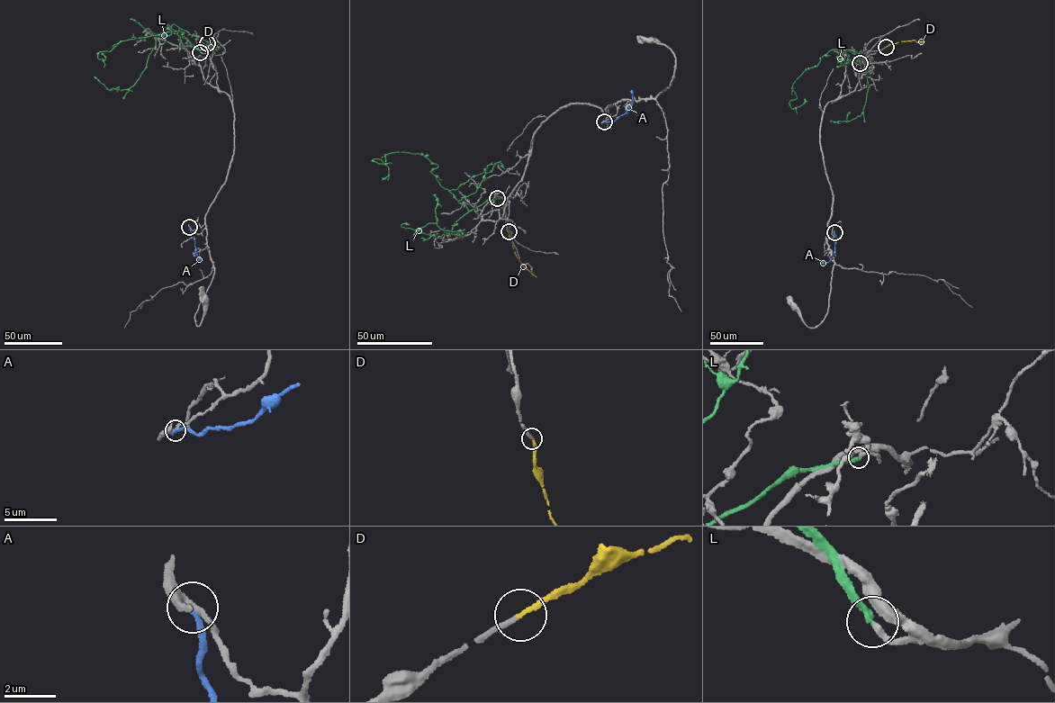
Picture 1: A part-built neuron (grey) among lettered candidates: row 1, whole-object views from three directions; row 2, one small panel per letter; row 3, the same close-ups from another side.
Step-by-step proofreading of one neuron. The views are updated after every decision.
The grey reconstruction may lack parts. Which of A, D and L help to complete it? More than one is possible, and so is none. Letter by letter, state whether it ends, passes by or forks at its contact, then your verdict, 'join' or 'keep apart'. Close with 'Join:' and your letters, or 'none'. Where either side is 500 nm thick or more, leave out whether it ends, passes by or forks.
A: it ends there; keep apart
D: it ends there; join
L: it ends there; keep apart
Join: D

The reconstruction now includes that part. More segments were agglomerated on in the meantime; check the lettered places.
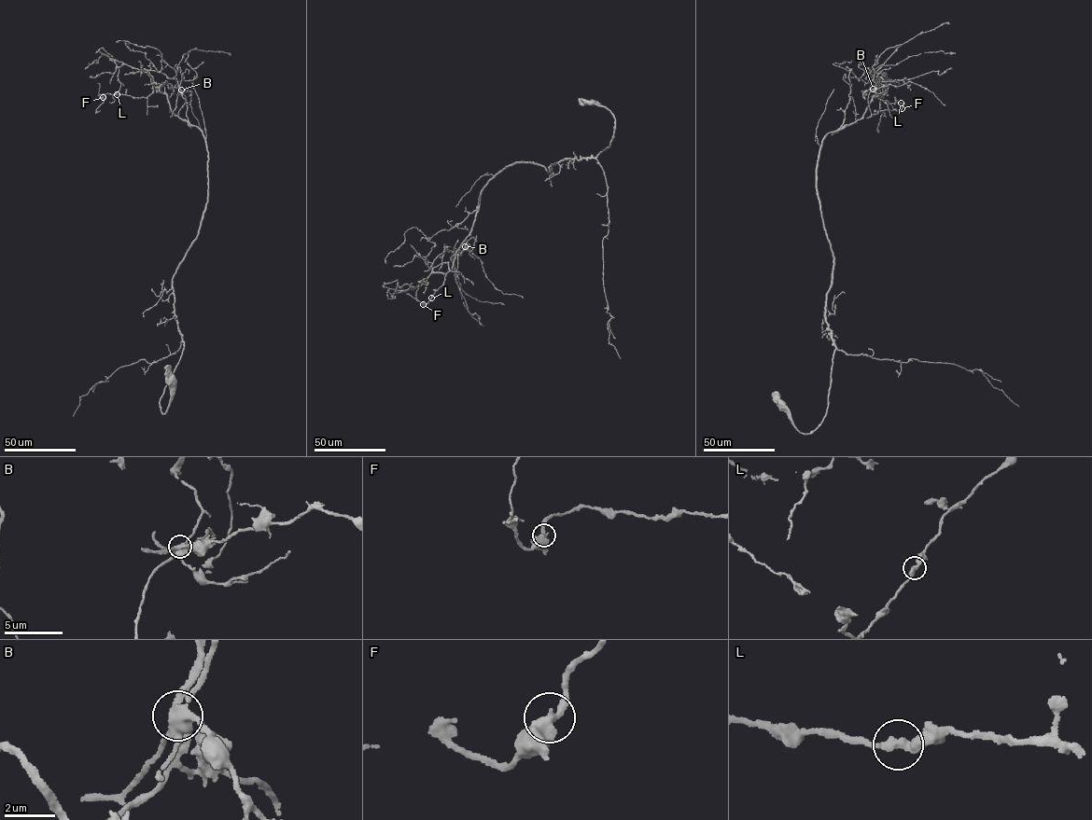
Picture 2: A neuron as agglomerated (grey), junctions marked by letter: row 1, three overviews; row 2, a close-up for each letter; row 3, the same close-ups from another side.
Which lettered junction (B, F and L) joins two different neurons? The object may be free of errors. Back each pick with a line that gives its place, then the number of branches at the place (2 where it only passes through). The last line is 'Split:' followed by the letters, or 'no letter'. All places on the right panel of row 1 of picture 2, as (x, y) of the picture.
B: at (873, 89); 6 branches meet
Split: B

